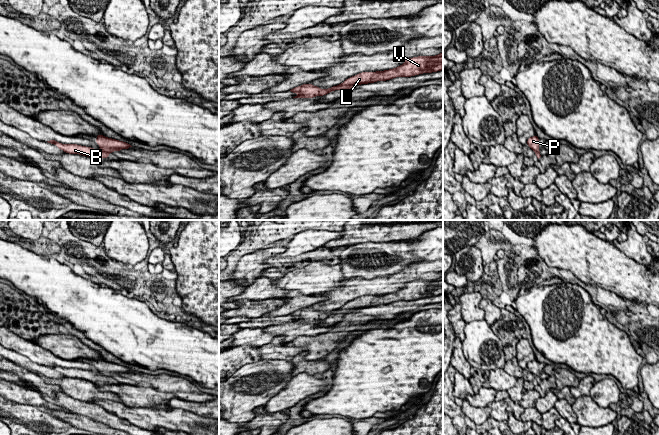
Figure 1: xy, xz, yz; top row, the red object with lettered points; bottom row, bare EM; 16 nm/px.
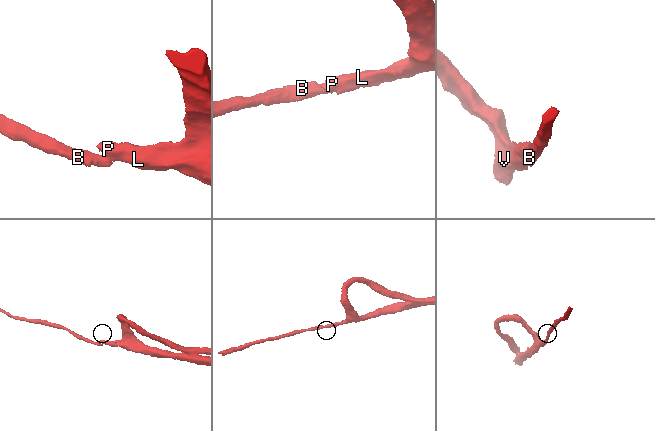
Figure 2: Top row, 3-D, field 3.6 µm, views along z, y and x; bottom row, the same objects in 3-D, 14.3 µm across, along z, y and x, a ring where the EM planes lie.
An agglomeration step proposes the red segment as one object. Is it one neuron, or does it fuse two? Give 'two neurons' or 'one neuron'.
two neurons

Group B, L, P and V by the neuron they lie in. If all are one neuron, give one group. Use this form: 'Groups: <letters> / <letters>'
Groups: B / L P V

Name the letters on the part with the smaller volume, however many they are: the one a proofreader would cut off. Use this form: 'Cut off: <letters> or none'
Cut off: B

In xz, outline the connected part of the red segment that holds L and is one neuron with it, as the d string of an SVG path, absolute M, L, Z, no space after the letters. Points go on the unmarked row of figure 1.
M443 277L436 280L418 280L406 283L402 289L394 293L359 297L346 303L340 309L331 311L330 316L335 314L351 314L355 309L386 305L396 301L411 301L441 294L443 294Z

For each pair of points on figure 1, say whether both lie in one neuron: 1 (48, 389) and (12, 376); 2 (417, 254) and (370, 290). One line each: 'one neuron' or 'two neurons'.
1: one neuron
2: two neurons

